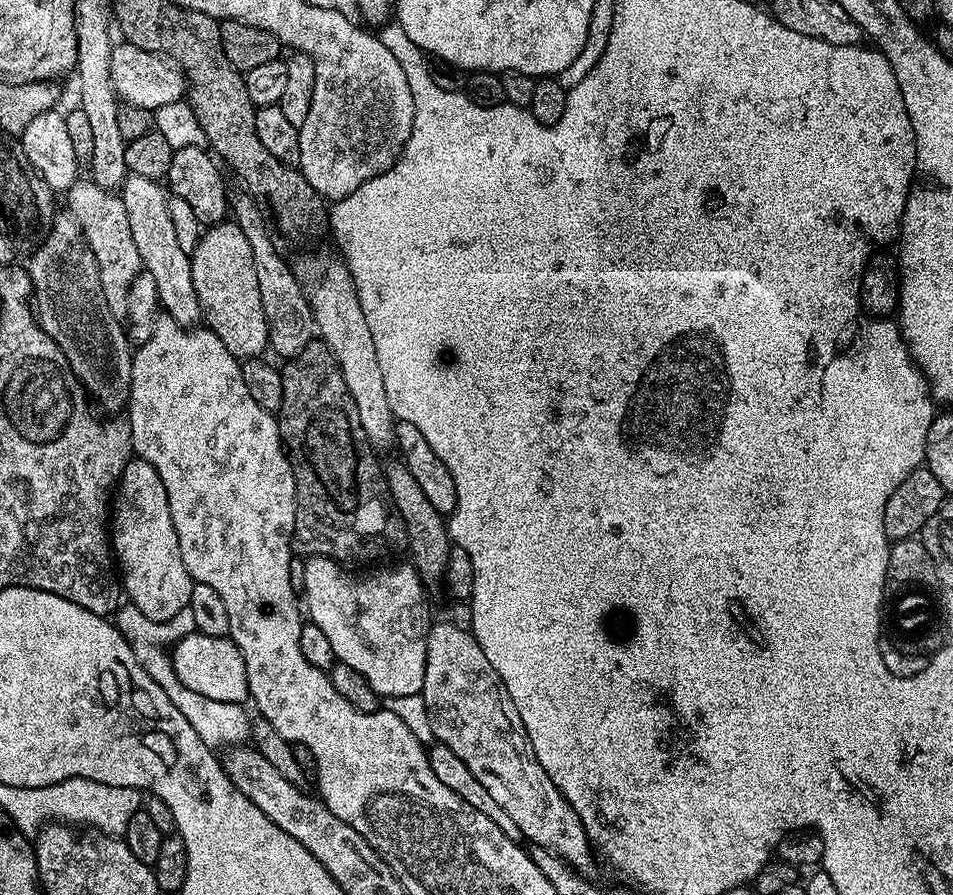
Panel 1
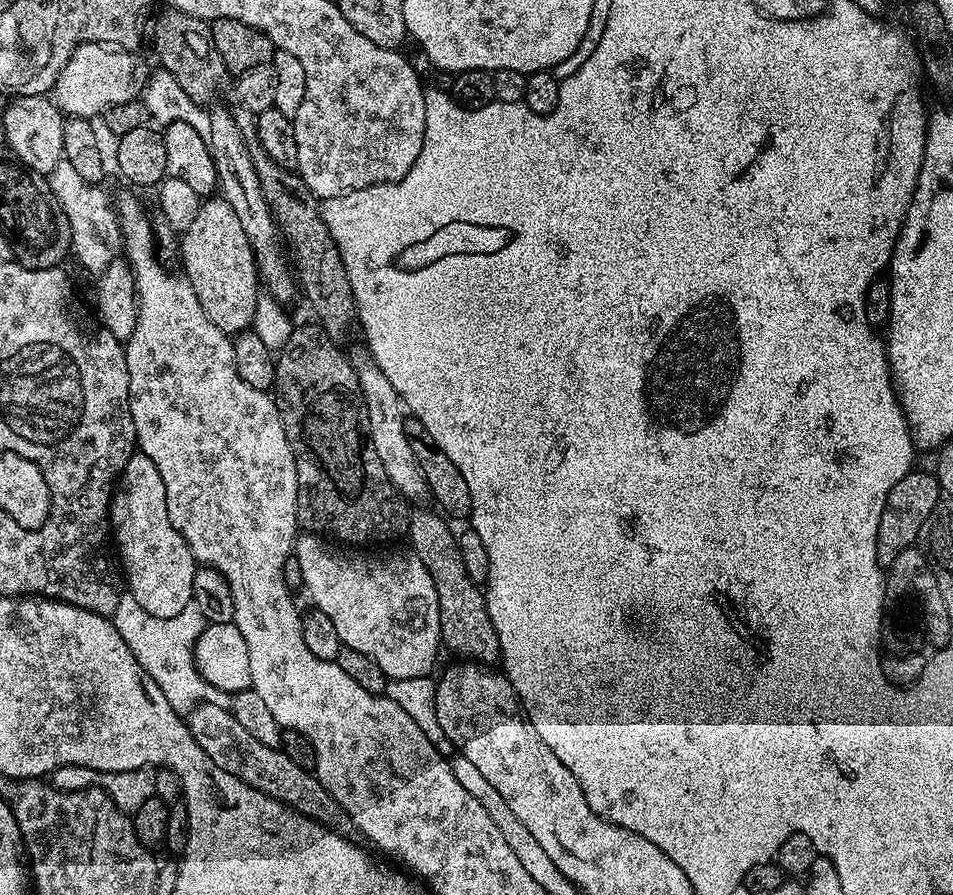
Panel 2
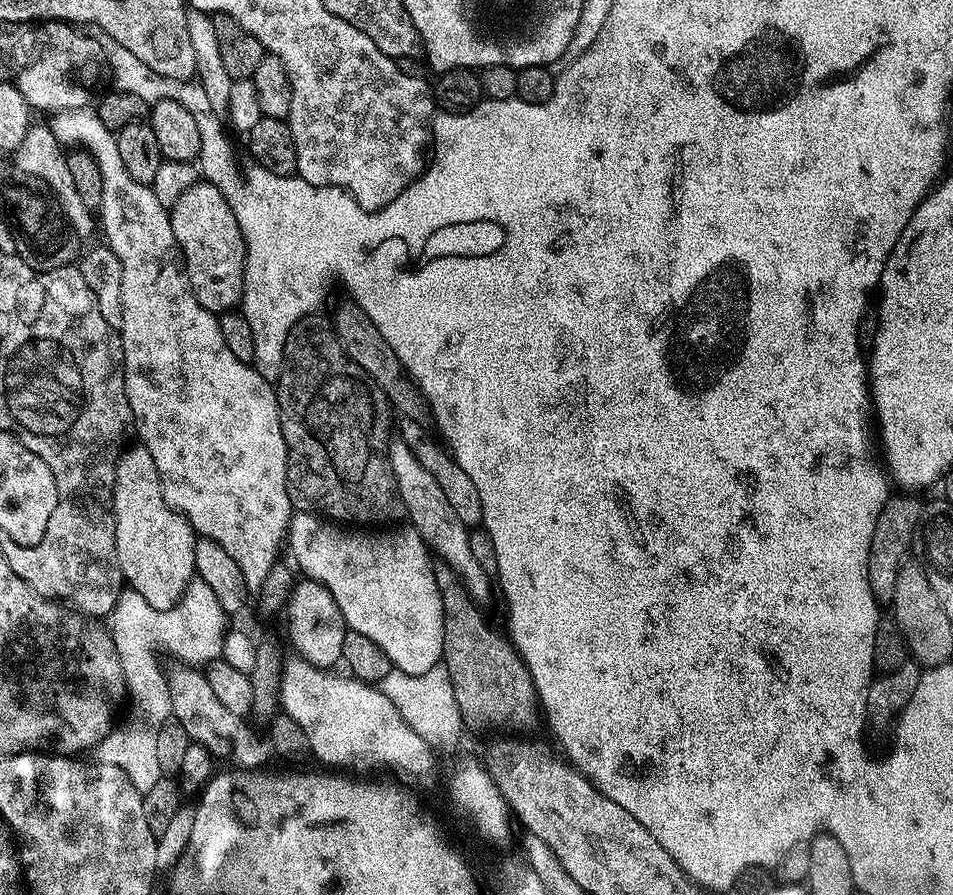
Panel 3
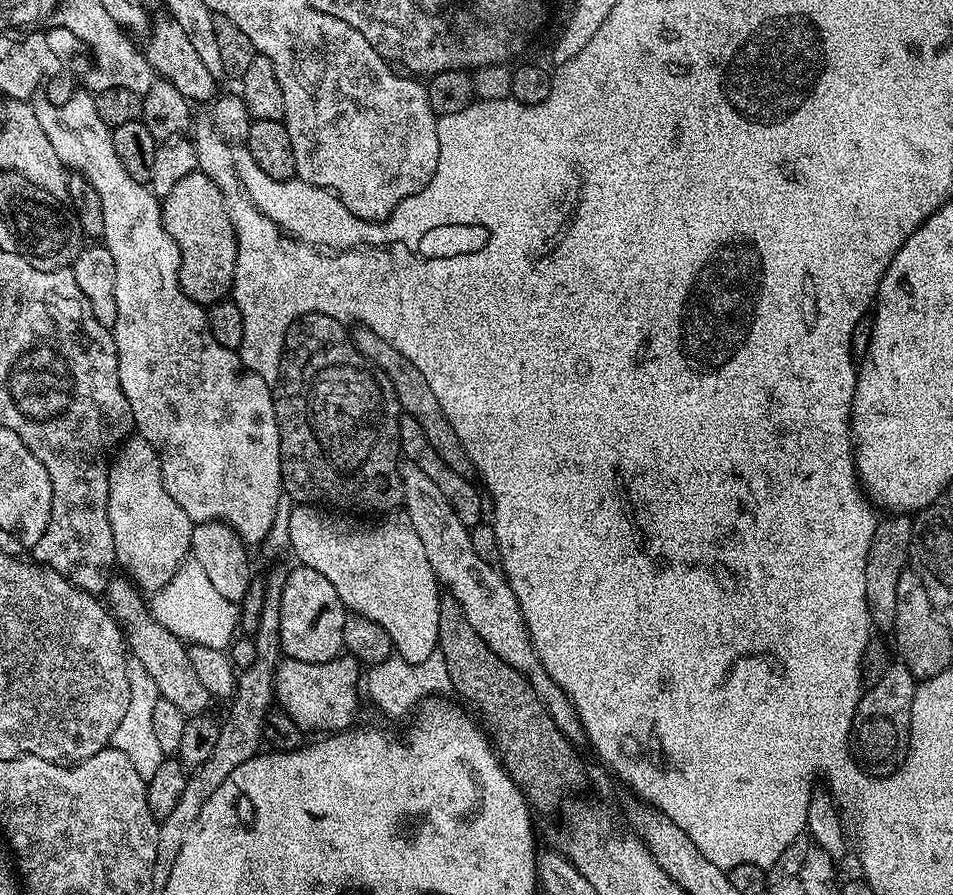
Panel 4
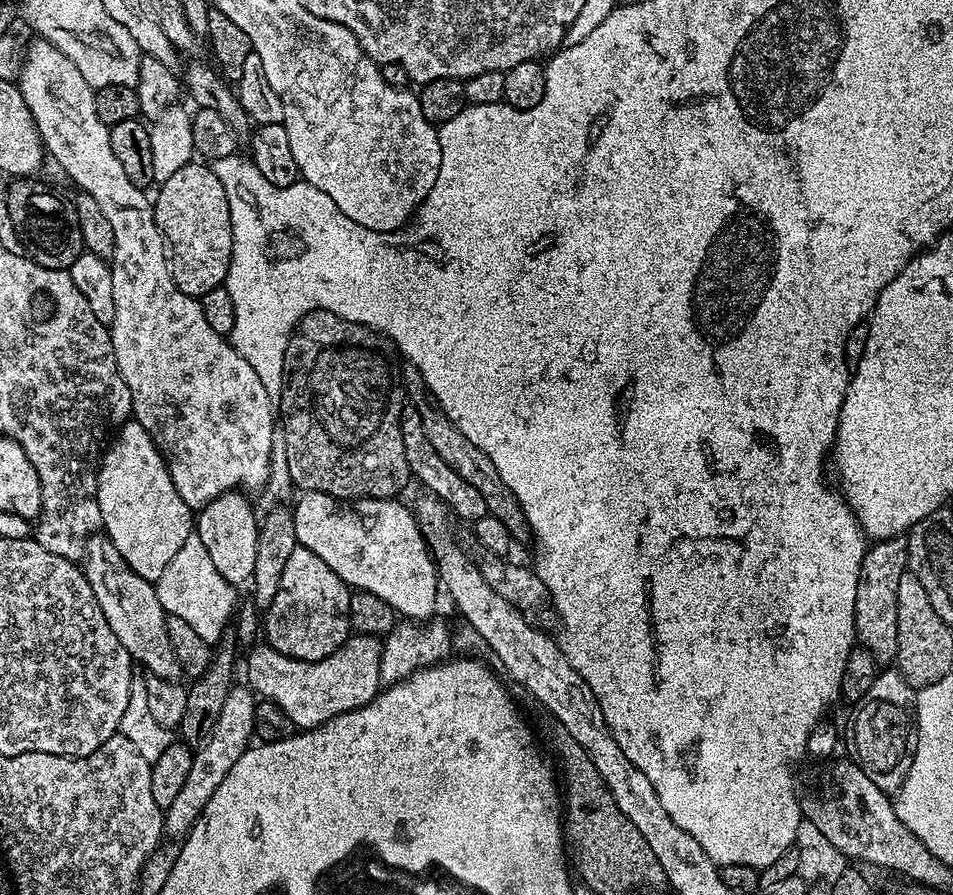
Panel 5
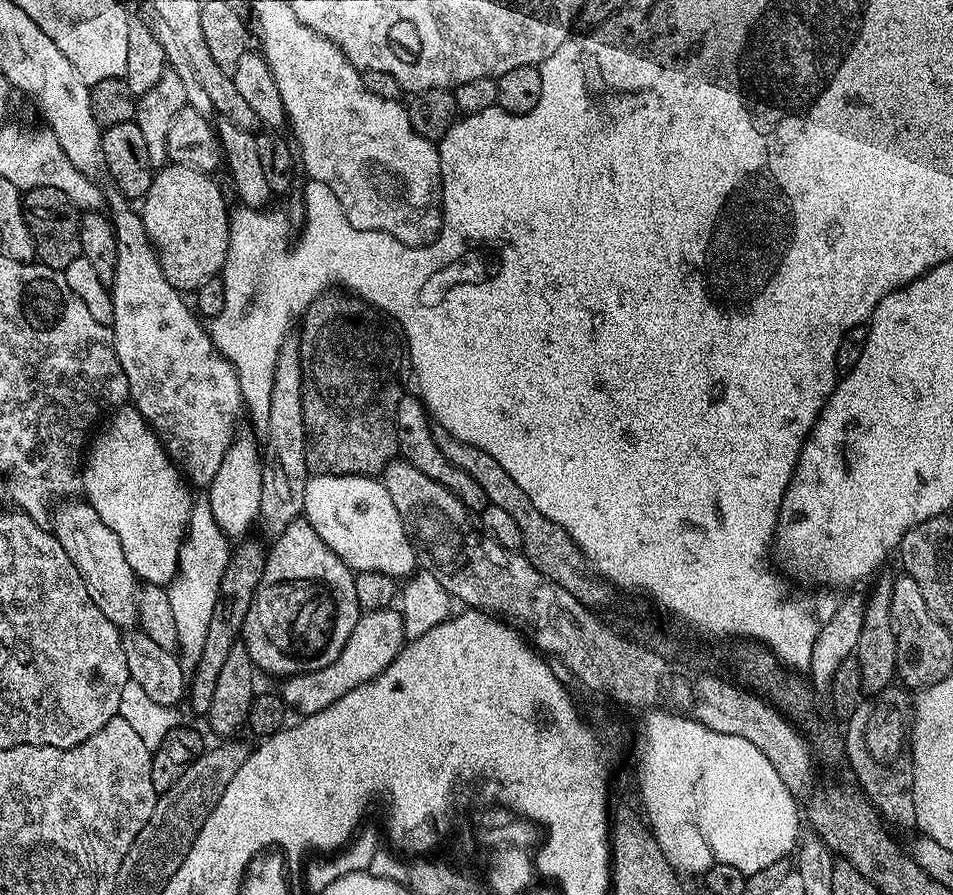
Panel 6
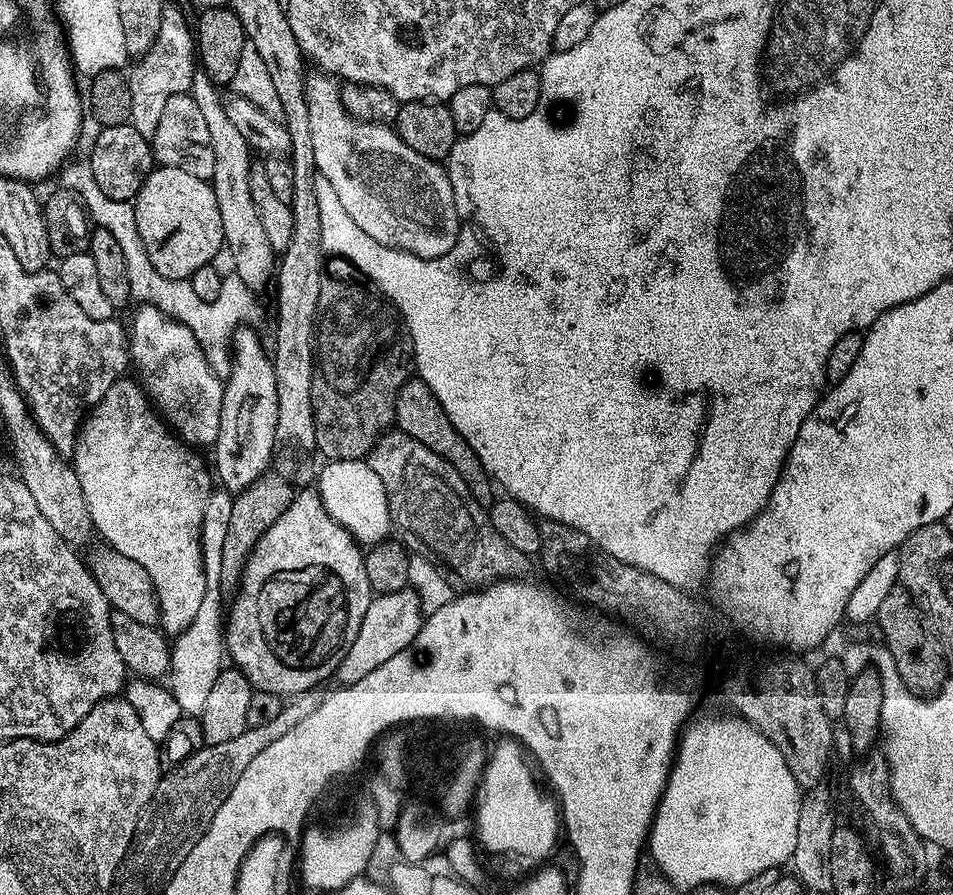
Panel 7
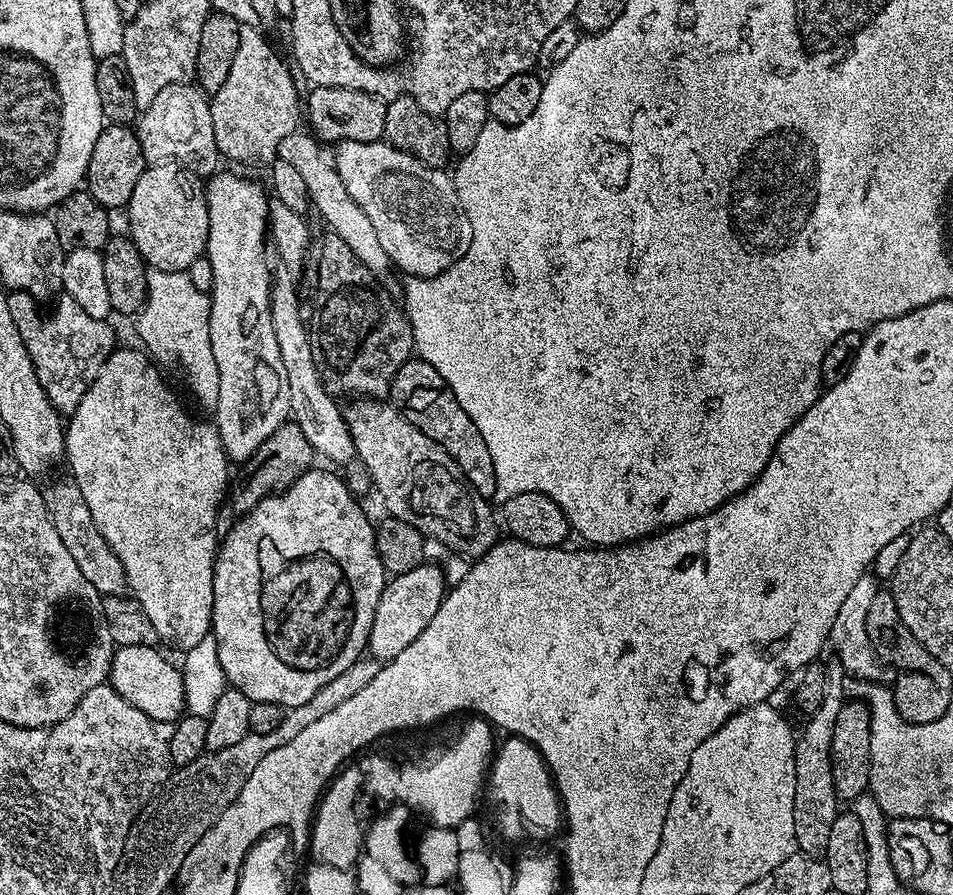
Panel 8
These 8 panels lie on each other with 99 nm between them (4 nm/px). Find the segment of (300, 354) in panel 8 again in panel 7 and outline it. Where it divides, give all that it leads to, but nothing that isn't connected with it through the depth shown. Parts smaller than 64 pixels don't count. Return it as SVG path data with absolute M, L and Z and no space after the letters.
M198 70L192 80L190 95L202 110L206 126L210 133L210 146L214 146L214 174L210 178L214 198L218 198L218 214L222 214L222 230L227 251L236 255L235 275L241 282L253 290L261 290L274 280L277 271L278 254L270 246L270 238L258 218L254 207L254 198L250 195L250 170L254 166L249 146L224 109L223 97L219 87L202 70Z

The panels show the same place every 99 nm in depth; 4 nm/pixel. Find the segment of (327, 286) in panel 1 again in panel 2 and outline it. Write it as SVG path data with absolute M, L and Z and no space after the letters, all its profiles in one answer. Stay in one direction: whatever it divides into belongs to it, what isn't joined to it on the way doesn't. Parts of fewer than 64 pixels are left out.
M365 358L355 361L360 394L364 398L364 419L368 430L368 437L374 446L374 454L378 454L378 462L382 462L382 470L386 470L386 478L402 493L409 502L424 502L429 499L428 483L422 474L422 466L418 466L418 458L414 458L414 450L410 450L410 442L406 438L404 421L406 409L400 395L390 386L390 378L382 374L375 360Z

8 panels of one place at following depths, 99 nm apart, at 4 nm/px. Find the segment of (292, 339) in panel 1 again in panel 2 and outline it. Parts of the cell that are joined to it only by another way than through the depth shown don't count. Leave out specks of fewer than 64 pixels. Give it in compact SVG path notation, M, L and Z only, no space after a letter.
M220 102L211 105L208 111L206 139L208 149L212 151L214 158L219 195L233 208L234 214L238 214L238 222L242 222L242 230L246 230L246 238L250 238L250 246L256 256L259 283L267 295L272 296L281 304L286 304L294 294L297 295L298 286L292 275L289 261L285 253L283 256L280 250L278 226L274 221L272 209L268 206L268 199L262 194L262 182L254 170L254 162L250 158L246 142L238 130L236 117L231 107L223 108Z

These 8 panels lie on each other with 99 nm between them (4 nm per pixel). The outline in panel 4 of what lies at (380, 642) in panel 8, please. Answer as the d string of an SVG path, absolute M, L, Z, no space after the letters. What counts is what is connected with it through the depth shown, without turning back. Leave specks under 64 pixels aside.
M341 654L326 663L306 663L285 657L276 668L275 701L294 718L301 731L345 731L355 723L353 720L358 706L359 678L361 681L362 665L355 656Z

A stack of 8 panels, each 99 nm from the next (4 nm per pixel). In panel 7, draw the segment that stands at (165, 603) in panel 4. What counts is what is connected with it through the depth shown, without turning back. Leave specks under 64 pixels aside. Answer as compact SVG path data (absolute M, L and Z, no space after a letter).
M213 487L202 514L202 530L200 545L202 546L202 566L206 574L206 594L202 597L202 607L186 630L171 641L172 667L170 669L170 691L178 701L181 713L186 716L199 717L205 709L210 690L217 681L222 668L226 664L226 645L222 629L222 608L220 612L220 579L222 578L222 546L226 546L226 529L230 527L230 510L233 493L223 487Z

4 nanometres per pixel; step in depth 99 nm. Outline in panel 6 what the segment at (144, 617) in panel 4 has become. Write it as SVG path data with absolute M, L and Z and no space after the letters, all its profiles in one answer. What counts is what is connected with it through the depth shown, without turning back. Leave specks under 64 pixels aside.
M80 498L61 503L51 513L50 528L62 550L66 550L66 558L70 558L78 574L82 574L94 606L98 606L98 610L102 610L102 614L106 614L106 618L110 618L117 628L131 629L137 623L138 577L130 562L126 562L126 554L122 554L122 542L118 542L118 534L114 534L114 530L110 530L110 526L98 518L91 504Z

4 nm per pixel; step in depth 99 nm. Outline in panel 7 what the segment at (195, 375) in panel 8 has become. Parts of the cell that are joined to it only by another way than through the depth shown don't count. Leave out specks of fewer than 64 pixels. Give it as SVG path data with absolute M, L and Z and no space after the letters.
M73 159L65 163L59 169L59 187L64 190L71 190L80 197L84 211L88 214L88 219L93 225L102 230L110 230L114 234L114 239L118 241L118 246L122 254L126 254L126 278L130 278L130 290L132 300L153 304L158 310L162 310L166 315L173 316L178 322L182 322L198 338L198 346L206 354L206 362L218 374L223 373L230 364L230 345L232 336L235 335L238 322L252 322L256 316L256 296L257 293L251 288L247 288L235 274L225 275L222 294L214 302L202 302L202 298L197 298L190 290L188 280L171 280L162 278L154 266L150 266L150 258L146 258L146 246L142 246L142 238L138 234L136 225L136 209L127 200L110 198L102 189L98 187L98 182L94 182L94 170L90 170L87 159Z

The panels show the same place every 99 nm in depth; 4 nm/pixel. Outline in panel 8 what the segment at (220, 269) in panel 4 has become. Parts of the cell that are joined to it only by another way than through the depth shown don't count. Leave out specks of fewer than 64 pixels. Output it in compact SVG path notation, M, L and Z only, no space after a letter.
M153 164L145 167L126 209L130 239L145 265L157 272L182 272L194 258L205 255L208 246L208 197L201 177L177 164Z

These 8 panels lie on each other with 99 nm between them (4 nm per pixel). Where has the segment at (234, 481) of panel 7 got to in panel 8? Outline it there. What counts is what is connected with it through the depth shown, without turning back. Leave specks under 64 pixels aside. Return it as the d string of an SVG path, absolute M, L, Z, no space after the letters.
M223 170L217 171L206 184L208 197L208 246L206 255L212 271L212 291L208 306L208 337L214 354L214 362L218 366L218 402L214 409L214 415L216 415L214 423L220 432L222 446L226 450L229 461L232 462L249 460L254 454L254 450L258 450L258 446L262 446L262 442L266 442L266 438L270 438L270 434L274 434L274 430L278 430L278 426L285 423L290 416L290 386L286 378L286 369L282 366L282 354L278 350L278 338L274 338L274 326L270 314L270 272L268 276L268 264L264 261L264 244L266 248L266 237L269 235L268 202L270 196L265 189L264 192L254 181L247 180L244 176L235 176L232 172L223 172Z

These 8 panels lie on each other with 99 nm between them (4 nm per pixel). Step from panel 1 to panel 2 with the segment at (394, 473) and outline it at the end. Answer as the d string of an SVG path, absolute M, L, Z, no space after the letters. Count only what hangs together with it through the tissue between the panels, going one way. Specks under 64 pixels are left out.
M428 506L411 513L408 518L408 530L406 540L409 540L411 552L426 566L430 579L434 582L434 590L438 590L438 610L440 611L440 639L443 647L452 652L457 652L459 659L464 662L472 661L481 666L492 666L500 659L500 647L498 646L498 634L494 630L494 622L490 622L488 607L484 601L484 588L477 581L470 578L466 570L466 562L462 562L460 542L457 533L452 533L453 525L439 511Z

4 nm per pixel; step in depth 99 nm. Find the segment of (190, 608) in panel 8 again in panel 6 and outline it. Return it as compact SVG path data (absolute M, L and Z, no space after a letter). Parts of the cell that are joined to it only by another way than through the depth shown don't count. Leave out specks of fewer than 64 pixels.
M121 406L111 413L107 423L95 433L87 449L82 471L83 495L87 503L92 505L98 518L102 518L102 522L106 522L106 526L110 526L114 534L118 534L118 542L122 542L122 554L126 554L126 562L130 562L137 577L149 584L161 586L171 584L176 579L180 544L184 540L184 533L188 530L194 496L193 493L188 493L189 485L185 477L173 464L168 451L137 408Z

